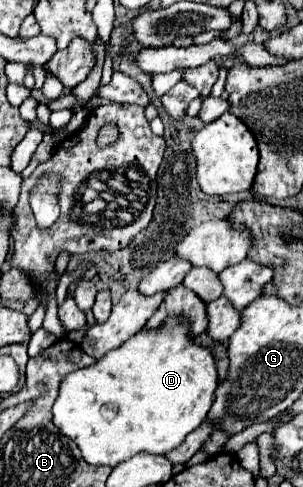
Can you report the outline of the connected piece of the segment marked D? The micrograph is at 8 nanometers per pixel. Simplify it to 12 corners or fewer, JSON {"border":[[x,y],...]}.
{"border":[[180,321],[66,375],[86,463],[164,455],[206,419],[212,353]]}

